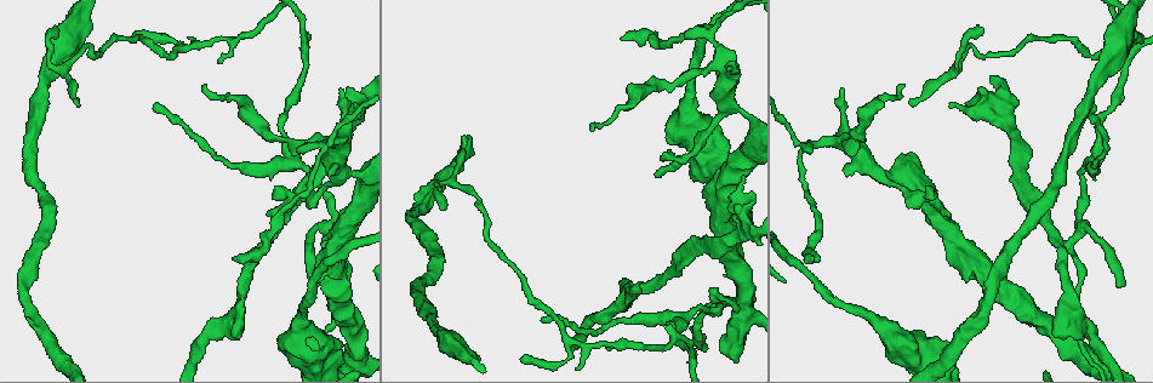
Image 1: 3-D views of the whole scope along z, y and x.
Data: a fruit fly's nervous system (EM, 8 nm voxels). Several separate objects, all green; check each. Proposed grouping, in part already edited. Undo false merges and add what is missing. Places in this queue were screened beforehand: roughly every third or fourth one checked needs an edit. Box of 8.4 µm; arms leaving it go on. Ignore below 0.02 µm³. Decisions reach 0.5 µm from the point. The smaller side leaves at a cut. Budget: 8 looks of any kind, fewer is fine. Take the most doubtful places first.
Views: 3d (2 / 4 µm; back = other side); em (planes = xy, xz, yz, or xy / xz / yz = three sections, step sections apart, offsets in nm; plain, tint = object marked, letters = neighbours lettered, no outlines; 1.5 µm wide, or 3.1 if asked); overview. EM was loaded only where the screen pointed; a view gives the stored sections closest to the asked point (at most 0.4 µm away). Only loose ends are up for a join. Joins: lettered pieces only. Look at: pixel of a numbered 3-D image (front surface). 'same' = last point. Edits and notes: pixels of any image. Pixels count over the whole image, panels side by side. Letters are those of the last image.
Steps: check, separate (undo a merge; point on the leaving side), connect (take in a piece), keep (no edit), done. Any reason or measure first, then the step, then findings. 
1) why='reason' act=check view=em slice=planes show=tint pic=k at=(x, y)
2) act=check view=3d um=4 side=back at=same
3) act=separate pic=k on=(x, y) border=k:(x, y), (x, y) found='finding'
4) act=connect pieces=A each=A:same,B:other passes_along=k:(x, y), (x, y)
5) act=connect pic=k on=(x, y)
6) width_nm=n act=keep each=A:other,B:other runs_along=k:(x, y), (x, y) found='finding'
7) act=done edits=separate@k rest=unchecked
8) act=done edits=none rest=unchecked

why='long arm stops here' act=check view=em slice=planes show=letters pic=1 at=(622, 40)

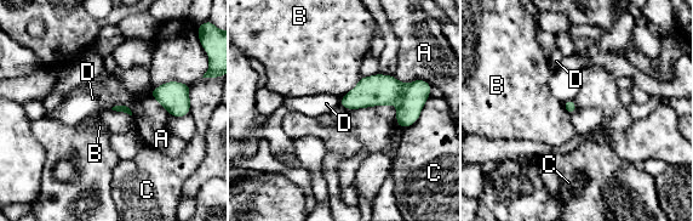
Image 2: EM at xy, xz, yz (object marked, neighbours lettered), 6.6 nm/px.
act=keep each=A:other,B:other,C:other,D:other border=2:(341, 98), (339, 105) found='none of them fits'

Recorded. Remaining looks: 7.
why='free end' act=check view=3d um=2 pic=1 at=(624, 278)

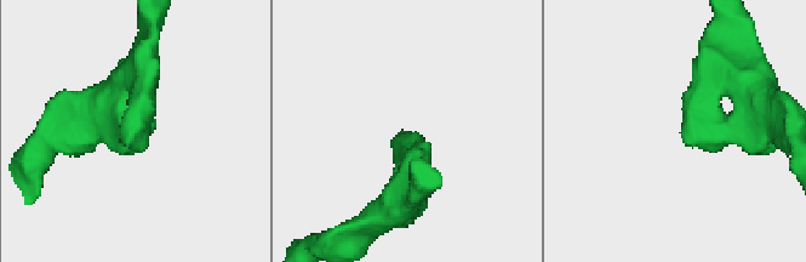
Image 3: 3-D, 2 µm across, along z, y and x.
act=check view=em slice=yz step=4 show=tint pic=3 at=(126, 141)

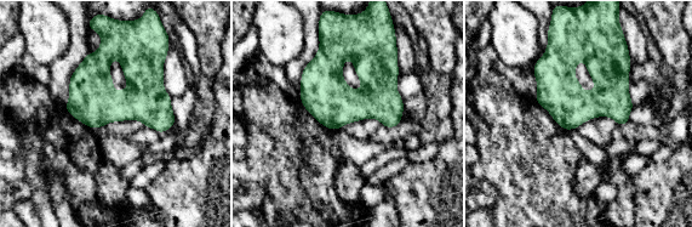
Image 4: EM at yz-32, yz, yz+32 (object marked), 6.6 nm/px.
why='cut it another way' act=check view=em slice=planes show=letters at=same

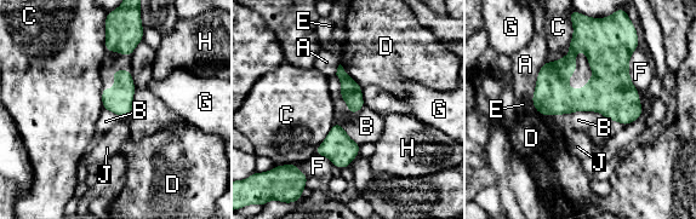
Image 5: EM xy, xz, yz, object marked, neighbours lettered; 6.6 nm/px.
longest_contact=C:300nm act=keep each=A:other,B:other,C:other,D:other,E:other,F:other,G:other,H:other,J:other border=5:(569, 114), (599, 111), (604, 117) found='no lettered piece goes on from it'

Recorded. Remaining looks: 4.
act=check view=em slice=planes show=letters pic=1 at=(591, 129)

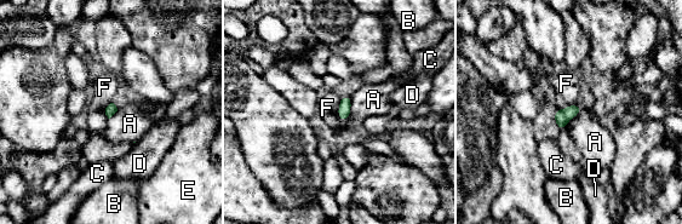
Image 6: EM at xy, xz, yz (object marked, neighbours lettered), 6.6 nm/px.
width_nm=70 longest_contact=A:180nm act=keep each=A:other,B:other,C:other,D:other,E:other,F:other found='no lettered piece goes on from it'

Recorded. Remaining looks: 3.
act=done edits=none rest=unchecked

